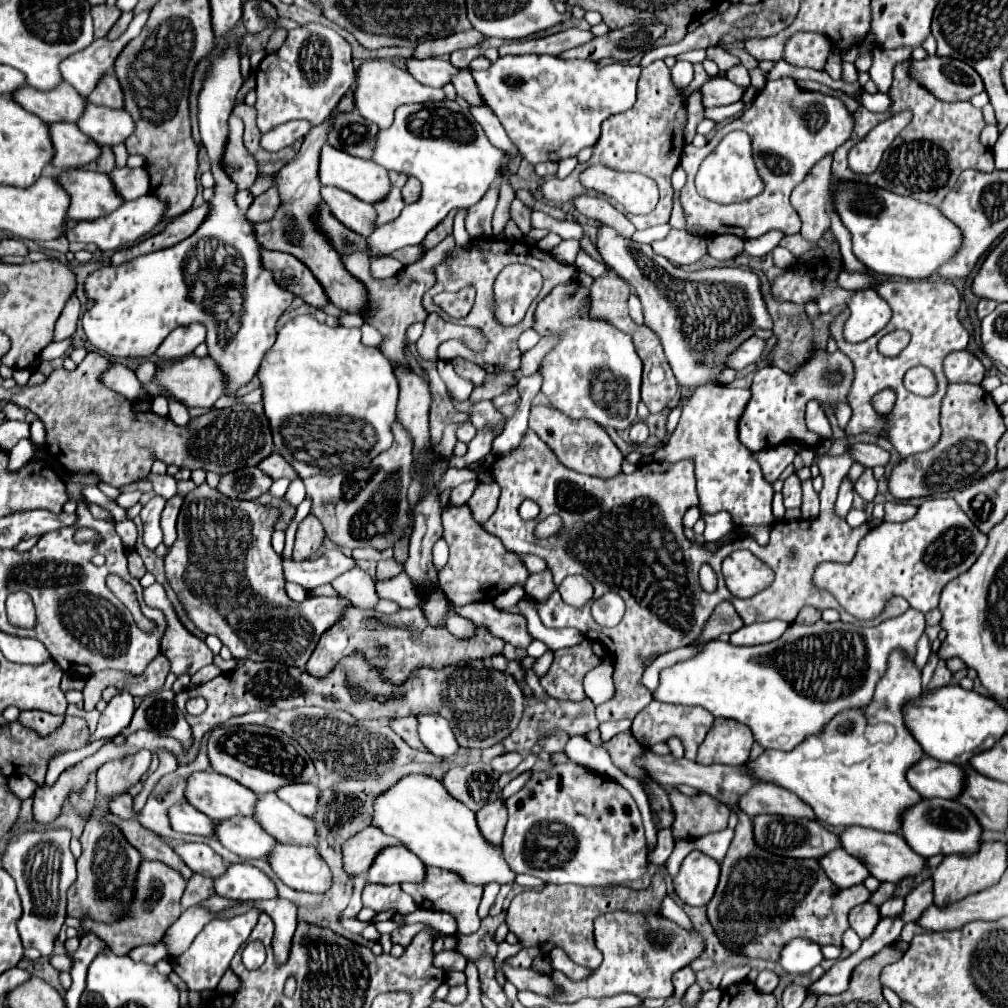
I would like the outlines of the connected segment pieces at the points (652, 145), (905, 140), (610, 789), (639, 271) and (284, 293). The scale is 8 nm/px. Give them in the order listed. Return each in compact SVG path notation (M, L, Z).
M656 60L650 66L642 68L642 76L638 80L638 100L636 100L636 104L630 110L622 112L622 114L616 114L616 116L606 118L602 122L602 136L594 144L592 158L586 164L576 166L574 172L568 178L564 178L564 180L558 180L558 178L544 180L542 188L540 188L542 198L546 202L552 202L552 204L568 204L568 202L574 202L576 196L580 196L580 194L588 194L588 196L594 196L594 198L608 200L604 194L596 194L596 192L584 188L580 184L580 180L578 180L578 176L580 176L580 172L584 168L588 168L592 164L604 164L604 166L610 166L612 170L618 170L618 172L642 172L644 176L652 178L658 184L658 188L660 188L660 202L646 216L630 214L620 204L616 204L612 200L614 208L620 210L622 214L626 214L628 220L636 226L636 230L644 230L644 228L654 226L654 224L668 224L670 212L672 212L672 196L674 196L670 178L672 178L672 172L676 170L676 166L680 164L680 156L684 152L686 104L688 104L690 94L696 92L704 84L704 80L710 78L704 72L702 64L694 64L694 70L696 70L694 72L694 80L690 82L690 86L686 86L686 92L680 92L674 86L672 76L670 76L670 70L668 70L668 66L664 66L664 60Z
M904 60L894 66L894 82L888 94L892 98L892 110L910 110L912 120L888 146L878 170L870 176L858 176L858 182L864 180L864 184L880 186L894 194L912 196L920 202L938 206L956 186L964 168L981 168L986 173L995 170L992 150L980 142L980 132L986 126L980 108L974 108L970 102L938 100L912 76L912 60Z
M558 764L558 766L552 766L550 770L534 772L530 782L520 792L510 796L506 804L508 804L508 824L506 824L502 848L504 848L506 862L510 864L510 868L516 874L530 874L530 876L544 880L546 884L578 884L578 886L592 886L592 888L612 888L612 886L620 886L626 882L640 880L648 870L648 850L646 850L646 838L644 838L644 826L642 826L640 810L638 810L634 798L630 796L630 792L626 788L622 788L618 782L612 782L610 778L598 776L598 774L586 770L578 764Z
M600 226L598 232L598 248L604 262L624 280L628 280L642 302L642 312L646 326L656 332L662 342L666 360L682 388L694 388L688 398L682 400L682 414L674 434L668 438L664 446L654 452L654 460L658 462L680 462L682 458L692 458L696 472L696 492L700 498L700 512L716 514L720 510L728 510L738 526L768 526L774 522L772 514L772 484L764 478L760 464L752 458L752 450L744 448L738 438L738 422L740 414L744 414L744 406L748 406L750 388L728 388L716 378L728 368L726 360L736 346L742 346L748 338L756 334L756 330L770 330L772 318L766 310L766 302L760 290L760 278L748 268L710 268L698 272L686 272L680 266L674 266L664 256L654 254L648 244L636 244L628 238L618 236L612 228Z
M230 48L226 54L222 54L214 62L212 74L206 78L204 88L198 98L198 122L200 122L200 136L202 144L208 150L208 158L212 164L212 174L216 180L214 196L208 200L208 216L198 226L198 230L188 236L186 240L178 242L176 246L150 252L146 256L138 256L122 266L106 266L96 270L86 278L86 294L88 298L94 298L96 304L82 316L82 326L86 332L86 338L90 344L98 350L102 350L110 358L120 360L144 360L154 354L154 350L160 346L160 342L178 326L188 326L190 322L200 322L206 326L206 344L210 356L220 364L224 370L230 388L228 394L234 394L238 388L242 388L246 382L252 380L256 370L260 368L260 362L264 354L272 348L276 340L276 322L278 318L288 310L288 306L294 300L294 294L290 290L284 290L274 278L272 272L266 270L260 264L262 244L256 238L254 224L248 222L246 214L240 212L236 206L236 184L228 174L224 174L224 166L220 166L224 158L224 142L228 142L228 116L232 114L236 94L242 86L242 74L240 74L240 58L238 50Z

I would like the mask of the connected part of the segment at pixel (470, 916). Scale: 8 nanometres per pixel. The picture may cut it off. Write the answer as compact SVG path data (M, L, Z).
M428 868L428 876L424 882L420 884L402 884L402 890L406 894L410 894L416 902L418 908L424 910L440 910L440 912L448 912L456 918L458 922L458 932L460 934L472 934L480 928L480 918L476 914L480 898L482 898L482 886L470 886L466 884L458 874L444 870L444 868Z

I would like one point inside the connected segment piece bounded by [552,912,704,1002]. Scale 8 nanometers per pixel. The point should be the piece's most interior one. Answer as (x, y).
(641, 953)

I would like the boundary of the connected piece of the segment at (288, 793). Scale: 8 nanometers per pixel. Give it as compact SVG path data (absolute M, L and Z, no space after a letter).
M290 784L290 786L280 788L276 794L280 800L290 804L298 814L304 814L304 816L316 814L316 806L318 806L318 798L320 798L318 786L314 786L314 784Z

